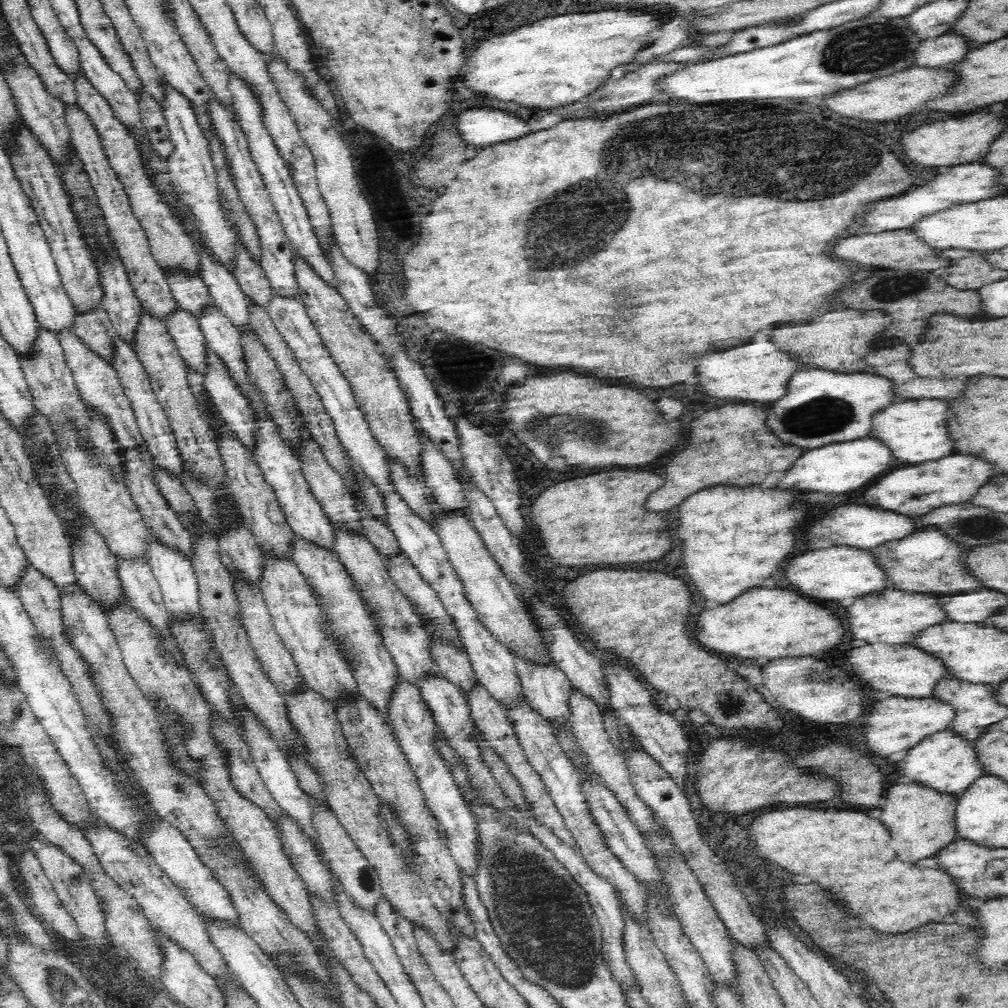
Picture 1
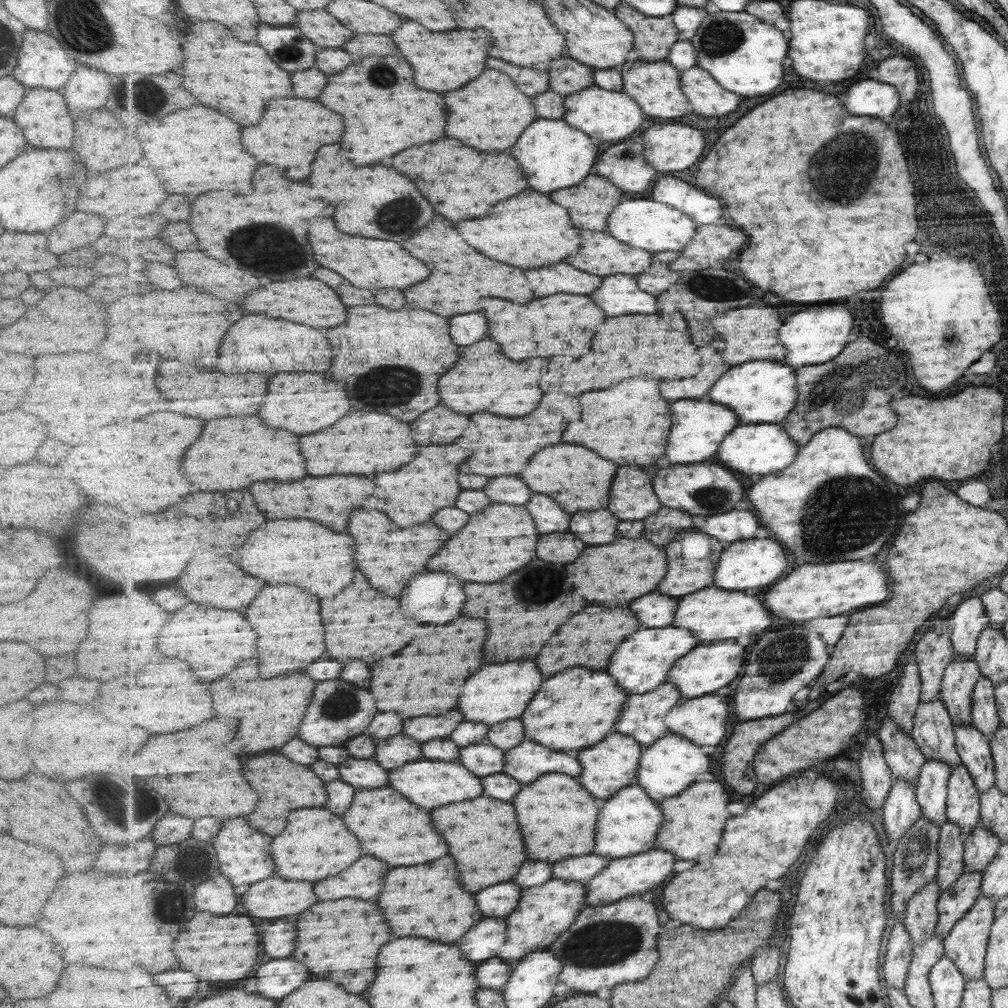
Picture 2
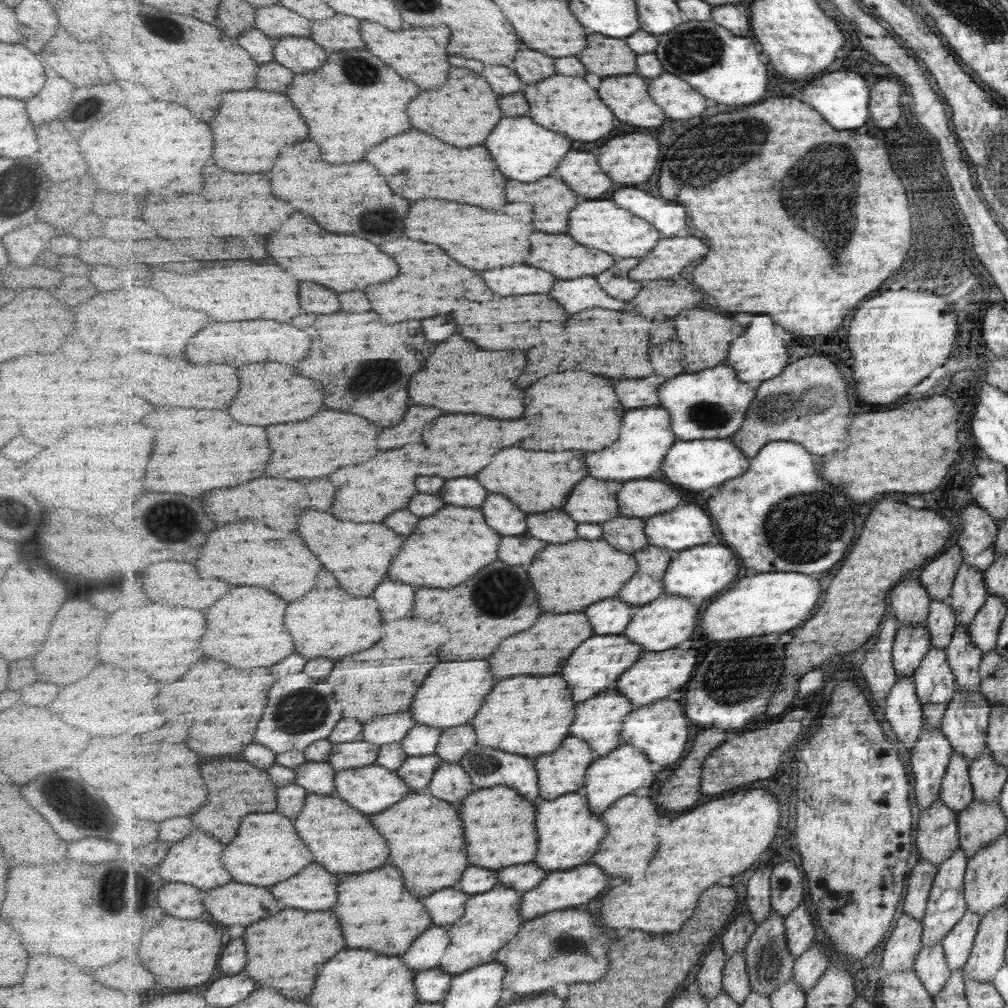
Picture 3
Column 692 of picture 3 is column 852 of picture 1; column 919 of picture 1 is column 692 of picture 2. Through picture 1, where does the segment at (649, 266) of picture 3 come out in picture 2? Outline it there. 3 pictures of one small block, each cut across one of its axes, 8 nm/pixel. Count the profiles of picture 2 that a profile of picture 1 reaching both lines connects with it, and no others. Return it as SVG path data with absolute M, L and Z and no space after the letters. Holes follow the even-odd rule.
M699 226L693 242L680 252L677 260L671 262L671 270L680 272L709 268L715 262L733 256L737 258L745 244L745 232L733 226Z

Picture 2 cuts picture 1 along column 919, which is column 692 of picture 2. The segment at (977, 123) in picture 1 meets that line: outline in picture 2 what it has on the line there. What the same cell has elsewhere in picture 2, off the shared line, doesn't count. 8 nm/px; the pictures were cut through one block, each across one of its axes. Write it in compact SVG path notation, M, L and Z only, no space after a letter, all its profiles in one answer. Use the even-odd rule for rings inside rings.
M655 124L643 134L647 162L659 173L681 172L705 154L705 136L687 124Z

